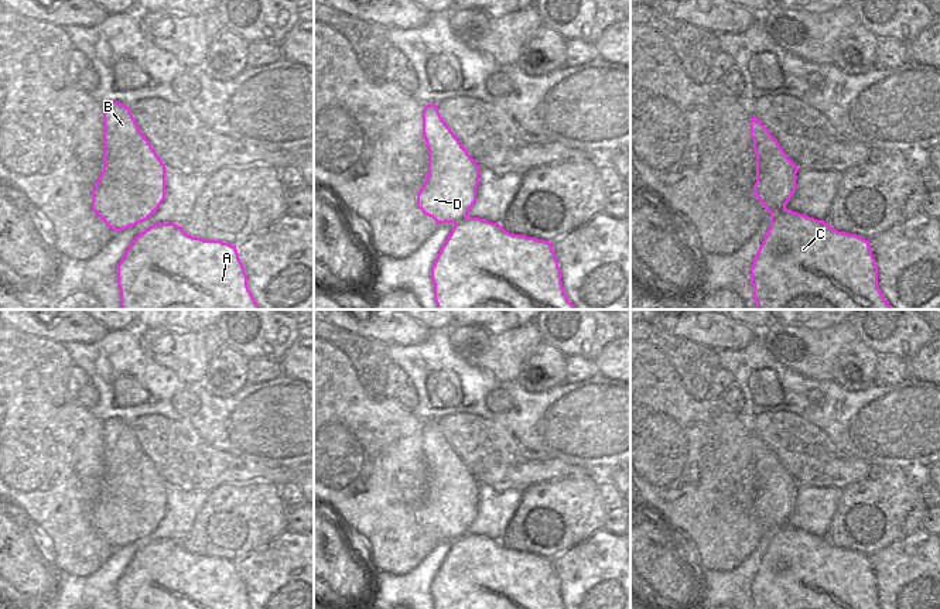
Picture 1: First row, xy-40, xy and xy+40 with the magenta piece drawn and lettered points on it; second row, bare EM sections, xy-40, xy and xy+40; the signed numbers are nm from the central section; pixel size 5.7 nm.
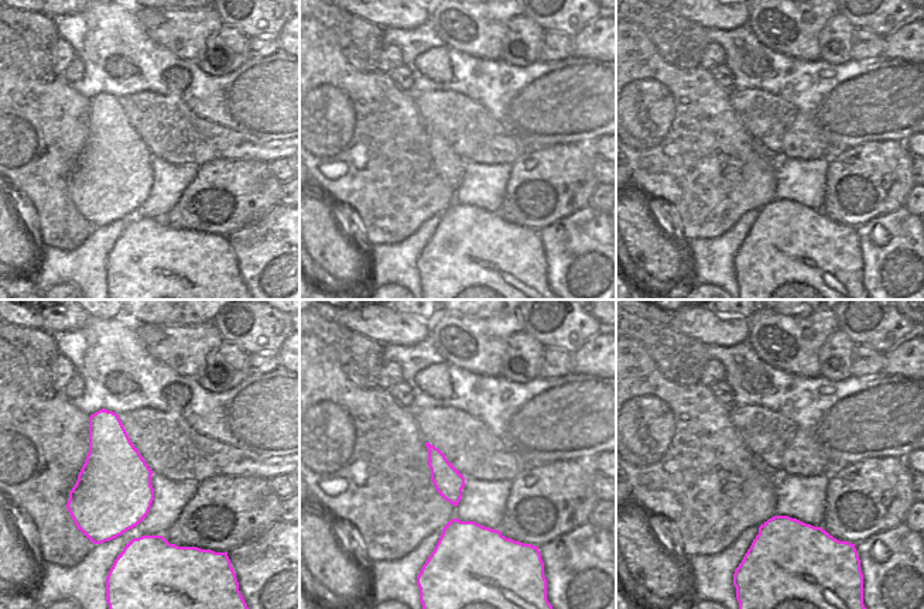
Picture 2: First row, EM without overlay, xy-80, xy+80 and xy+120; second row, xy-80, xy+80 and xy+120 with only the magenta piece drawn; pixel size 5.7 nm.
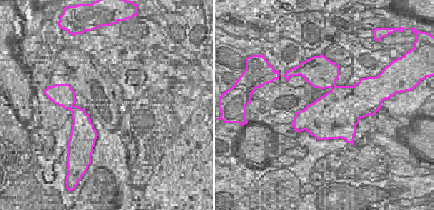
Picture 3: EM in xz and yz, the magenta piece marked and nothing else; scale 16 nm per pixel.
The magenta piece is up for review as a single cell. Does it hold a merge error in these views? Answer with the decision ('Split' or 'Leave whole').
Split

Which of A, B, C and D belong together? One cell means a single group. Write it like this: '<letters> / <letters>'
A C / B D

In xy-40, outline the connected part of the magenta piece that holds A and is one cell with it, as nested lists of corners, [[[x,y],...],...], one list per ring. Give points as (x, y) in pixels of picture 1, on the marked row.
[[[155,223],[137,235],[117,264],[122,309],[262,309],[249,287],[236,246],[192,237],[175,223]]]

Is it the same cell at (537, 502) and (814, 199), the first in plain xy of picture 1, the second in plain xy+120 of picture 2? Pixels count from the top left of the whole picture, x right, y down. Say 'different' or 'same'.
different

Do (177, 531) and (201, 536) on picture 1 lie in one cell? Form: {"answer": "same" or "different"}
{"answer": "different"}

